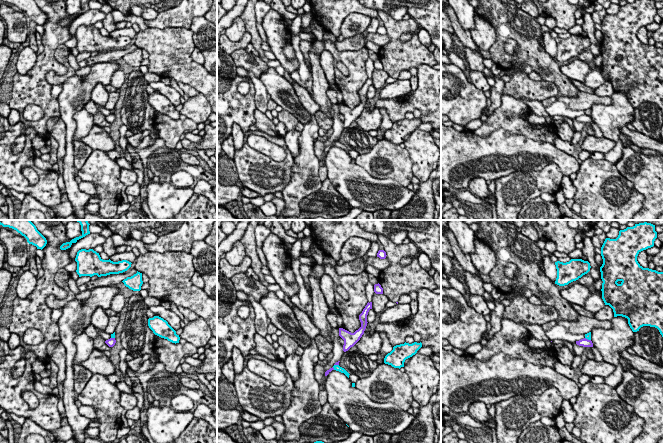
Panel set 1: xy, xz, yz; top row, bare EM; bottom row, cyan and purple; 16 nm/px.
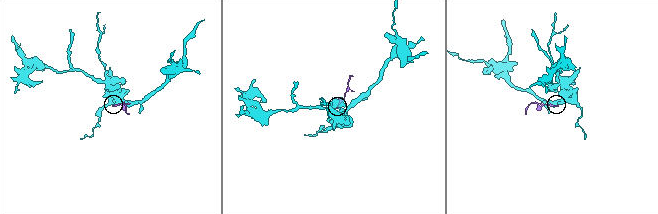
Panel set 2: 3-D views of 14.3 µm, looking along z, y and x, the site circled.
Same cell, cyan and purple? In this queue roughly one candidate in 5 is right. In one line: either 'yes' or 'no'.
no

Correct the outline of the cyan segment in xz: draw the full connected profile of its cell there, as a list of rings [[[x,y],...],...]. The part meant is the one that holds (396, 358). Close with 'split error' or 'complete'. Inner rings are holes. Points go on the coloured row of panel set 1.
[[[405,342],[404,344],[396,345],[393,347],[393,350],[385,356],[384,363],[400,369],[404,367],[405,360],[415,355],[421,347],[421,342],[414,342],[412,344]]]; complete

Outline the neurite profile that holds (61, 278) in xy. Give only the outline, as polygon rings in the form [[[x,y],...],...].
[[[65,268],[59,269],[55,275],[56,284],[64,289],[68,294],[70,294],[70,289],[68,287],[68,279],[70,276],[71,273],[69,273]]]

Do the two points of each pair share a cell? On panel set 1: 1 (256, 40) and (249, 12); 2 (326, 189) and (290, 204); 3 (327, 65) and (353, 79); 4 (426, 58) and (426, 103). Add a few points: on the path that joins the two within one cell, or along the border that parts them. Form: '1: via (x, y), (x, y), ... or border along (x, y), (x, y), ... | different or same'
1: via (254, 33), (249, 19) | same
2: border along (321, 182), (318, 190), (300, 202), (300, 209) | different
3: border along (324, 49), (332, 56), (334, 83), (340, 90) | different
4: border along (430, 65), (421, 65), (417, 69) | different

